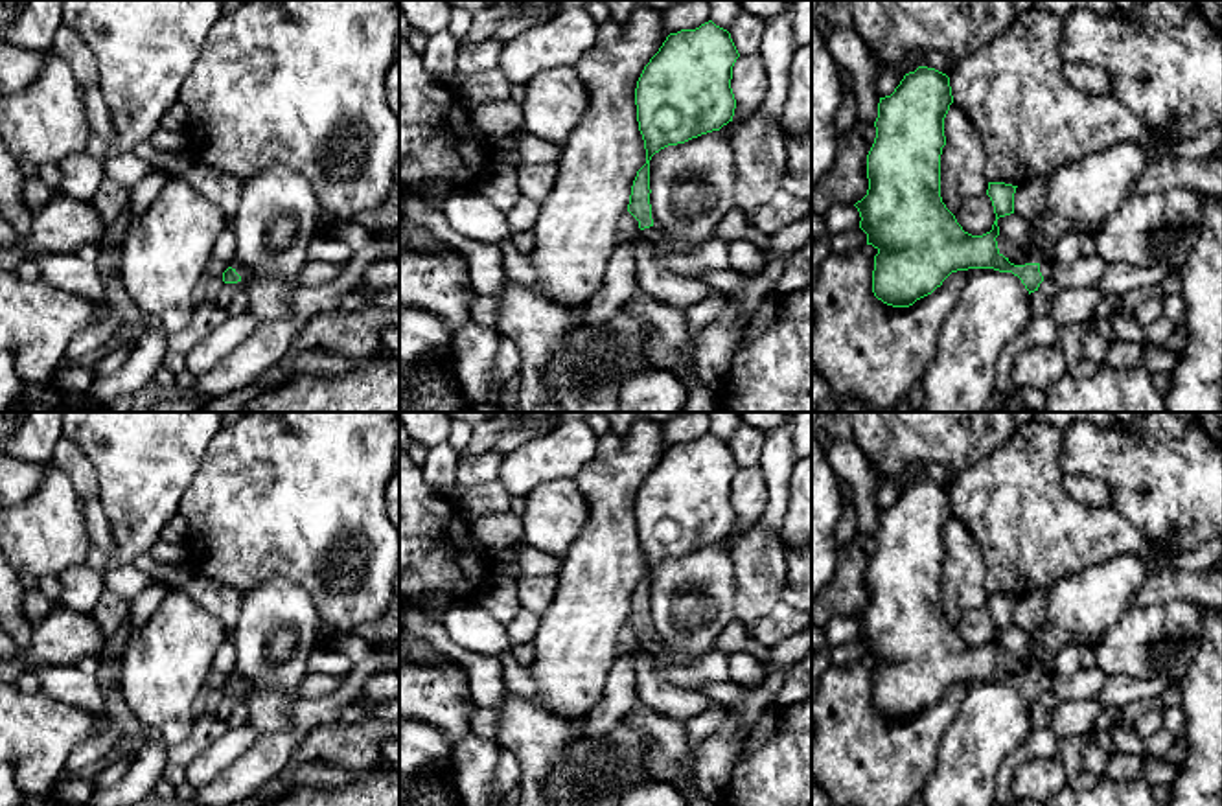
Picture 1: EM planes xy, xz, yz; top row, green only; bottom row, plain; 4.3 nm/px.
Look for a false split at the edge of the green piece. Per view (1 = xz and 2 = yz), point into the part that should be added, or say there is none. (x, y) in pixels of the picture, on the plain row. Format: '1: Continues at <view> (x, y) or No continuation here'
1: Continues at xz (733, 639)
2: Continues at yz (1046, 679)

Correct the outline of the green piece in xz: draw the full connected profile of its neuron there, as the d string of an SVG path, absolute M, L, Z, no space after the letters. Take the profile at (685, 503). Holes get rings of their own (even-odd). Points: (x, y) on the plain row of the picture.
M712 432L701 436L696 442L681 442L670 445L659 464L644 478L637 501L637 534L639 543L644 552L646 576L637 583L631 598L628 624L639 633L639 648L650 653L653 659L685 668L699 661L707 653L732 655L736 651L745 651L756 659L764 659L769 648L758 644L749 637L742 624L732 620L725 626L723 633L712 644L709 651L688 651L674 646L666 646L653 637L651 616L650 616L650 572L655 565L668 558L685 556L701 547L720 543L723 537L732 534L736 512L731 501L732 478L740 469L731 445Z

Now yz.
M918 478L915 484L904 488L891 508L880 510L878 530L874 534L876 550L867 567L867 607L854 618L859 624L859 640L867 646L867 657L872 657L874 668L872 705L878 712L893 720L909 720L916 712L931 707L942 694L957 683L968 681L994 681L999 685L1012 685L1021 692L1031 705L1038 703L1043 692L1053 686L1053 672L1040 675L1014 677L1005 670L996 650L999 648L997 631L1014 626L1014 605L1018 598L1005 594L988 594L986 607L992 613L996 633L992 642L983 648L972 648L963 642L955 628L946 620L940 609L940 567L946 558L944 530L953 515L950 489L935 480Z

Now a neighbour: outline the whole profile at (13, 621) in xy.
M0 550L0 629L17 644L18 651L28 651L35 626L24 615L22 596L28 583L9 567Z

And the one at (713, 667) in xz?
M712 651L685 668L670 666L653 659L653 668L663 679L679 688L699 690L709 683L729 681L729 657Z

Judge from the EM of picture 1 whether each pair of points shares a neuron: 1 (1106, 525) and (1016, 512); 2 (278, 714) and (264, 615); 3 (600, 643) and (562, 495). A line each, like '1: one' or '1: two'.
1: one
2: one
3: two

